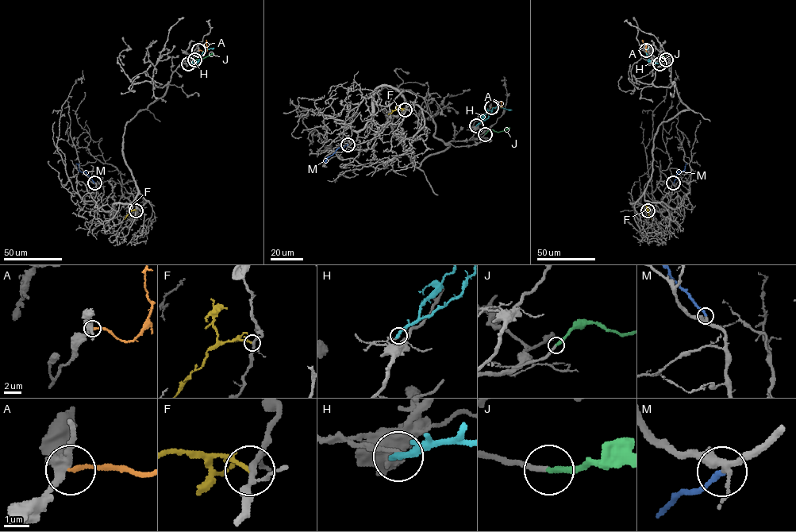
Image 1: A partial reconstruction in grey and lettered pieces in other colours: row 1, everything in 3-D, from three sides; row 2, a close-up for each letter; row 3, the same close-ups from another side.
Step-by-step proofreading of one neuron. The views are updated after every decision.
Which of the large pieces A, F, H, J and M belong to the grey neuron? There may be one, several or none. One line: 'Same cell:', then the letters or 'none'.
Same cell: J, M

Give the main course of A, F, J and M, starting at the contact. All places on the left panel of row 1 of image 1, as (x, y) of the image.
A: (198, 50), (205, 50), (206, 40)
F: (136, 210), (131, 210), (124, 219)
J: (194, 59), (213, 53)
M: (94, 183), (86, 172), (79, 170), (75, 163)

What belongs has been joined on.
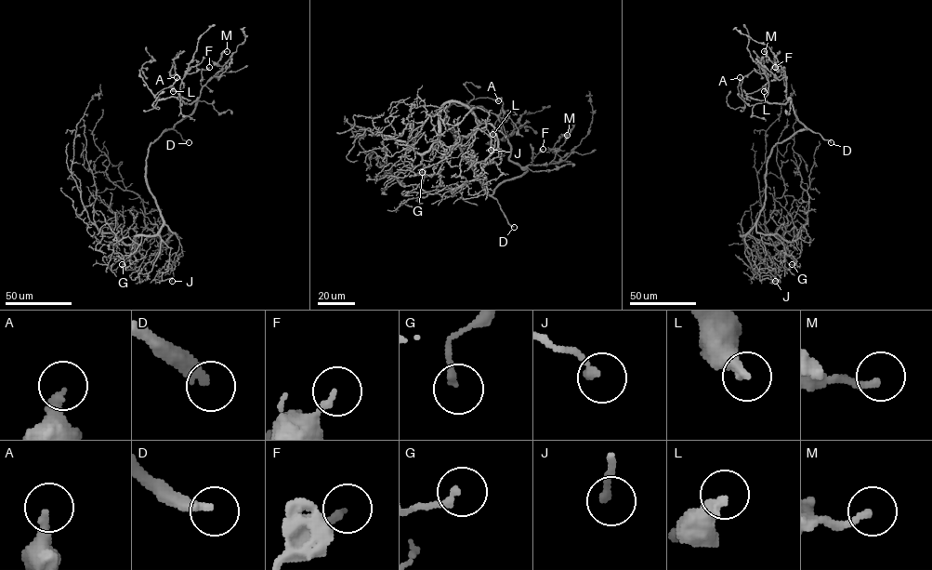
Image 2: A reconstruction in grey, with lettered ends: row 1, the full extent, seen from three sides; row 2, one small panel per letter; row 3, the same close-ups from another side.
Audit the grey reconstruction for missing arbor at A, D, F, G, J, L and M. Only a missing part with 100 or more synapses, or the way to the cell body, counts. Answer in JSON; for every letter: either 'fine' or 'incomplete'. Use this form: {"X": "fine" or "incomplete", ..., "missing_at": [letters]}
{"A": "fine", "D": "incomplete", "F": "fine", "G": "fine", "J": "fine", "L": "fine", "M": "fine", "missing_at": ["D"]}

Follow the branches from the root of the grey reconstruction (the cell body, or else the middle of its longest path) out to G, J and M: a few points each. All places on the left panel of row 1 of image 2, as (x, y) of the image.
G: (156, 202), (162, 228), (154, 235), (135, 236), (138, 245), (133, 241), (130, 258), (122, 264)
J: (156, 202), (163, 220), (158, 235), (170, 248), (168, 270), (162, 273), (162, 279), (172, 278), (172, 281)
M: (156, 202), (146, 175), (148, 148), (191, 113), (201, 88), (221, 70), (216, 63), (227, 51)

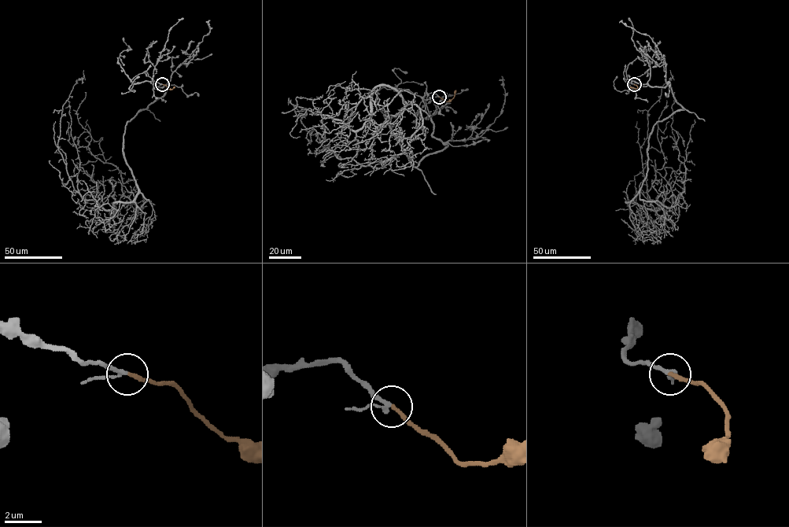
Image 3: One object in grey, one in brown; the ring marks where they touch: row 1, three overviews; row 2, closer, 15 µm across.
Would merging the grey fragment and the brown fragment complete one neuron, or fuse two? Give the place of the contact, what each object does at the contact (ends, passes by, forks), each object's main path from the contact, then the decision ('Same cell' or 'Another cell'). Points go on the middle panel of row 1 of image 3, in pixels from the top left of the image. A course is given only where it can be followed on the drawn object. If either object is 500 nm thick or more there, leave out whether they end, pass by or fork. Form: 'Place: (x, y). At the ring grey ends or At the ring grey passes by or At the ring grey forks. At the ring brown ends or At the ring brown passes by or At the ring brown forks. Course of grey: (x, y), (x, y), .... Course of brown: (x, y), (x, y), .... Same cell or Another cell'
Place: (439, 97). At the ring grey passes by. At the ring brown ends. Course of grey: (439, 96), (423, 101), (447, 146), (417, 166), (385, 85), (356, 130), (294, 106), (329, 146). Course of brown: (439, 96), (449, 101), (455, 90). Same cell

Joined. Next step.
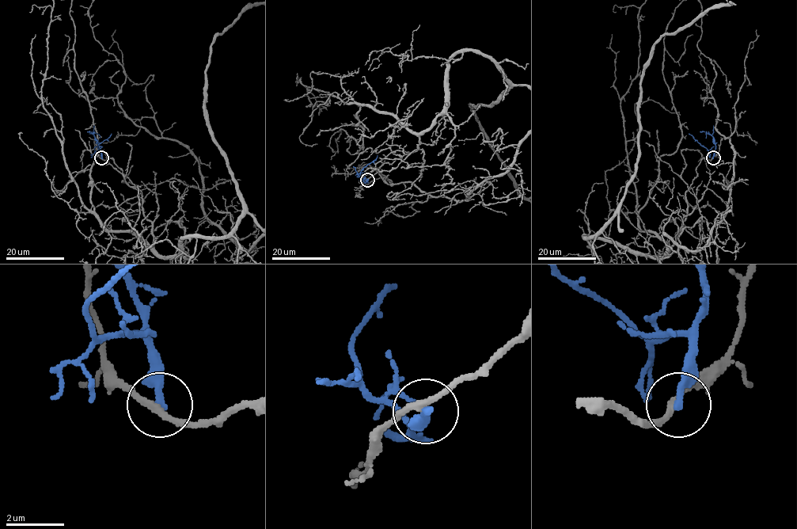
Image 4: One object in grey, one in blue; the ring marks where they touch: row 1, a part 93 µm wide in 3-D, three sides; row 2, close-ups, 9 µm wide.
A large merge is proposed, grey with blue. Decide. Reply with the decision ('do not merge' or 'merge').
do not merge

